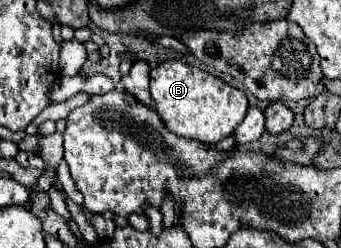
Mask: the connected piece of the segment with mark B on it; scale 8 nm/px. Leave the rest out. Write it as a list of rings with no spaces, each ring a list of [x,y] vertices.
[[[179,60],[161,62],[151,70],[151,96],[155,100],[155,110],[173,134],[199,140],[201,144],[213,144],[231,136],[249,108],[243,90],[237,90],[221,78]]]

